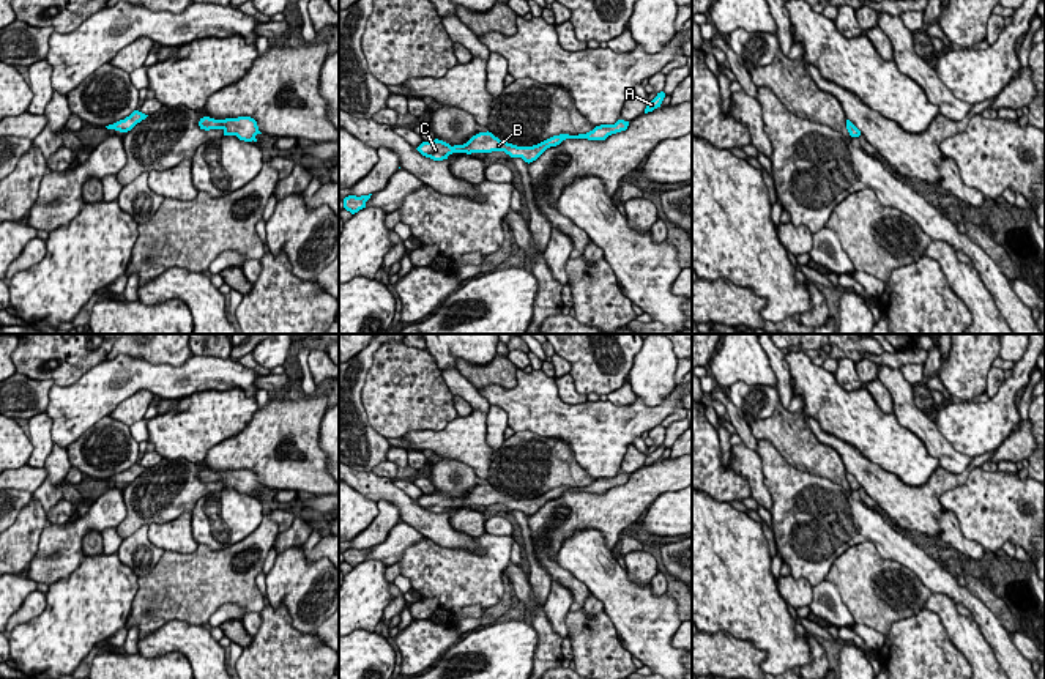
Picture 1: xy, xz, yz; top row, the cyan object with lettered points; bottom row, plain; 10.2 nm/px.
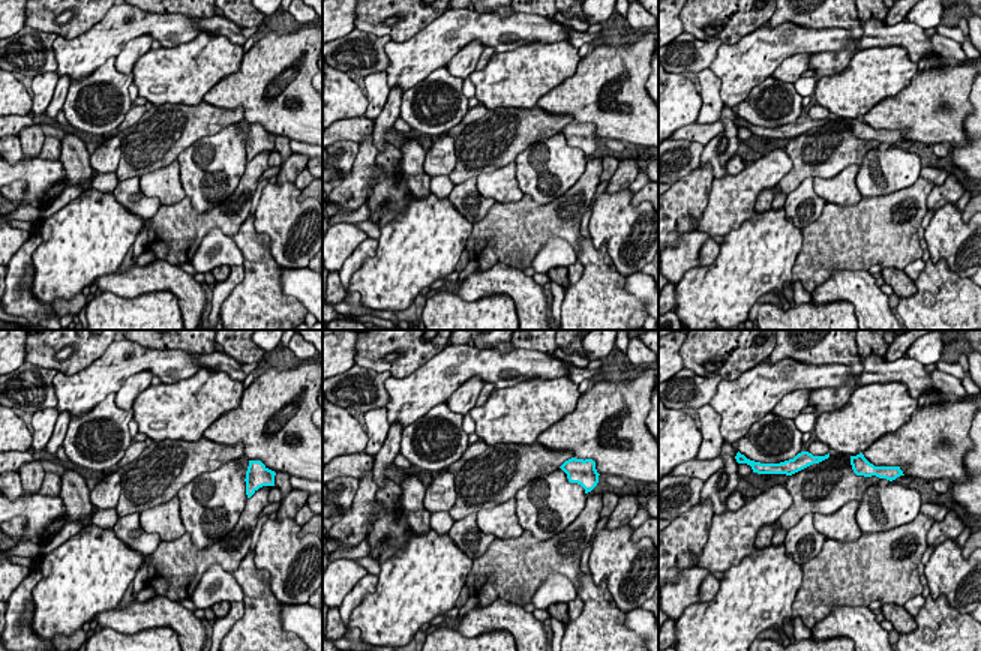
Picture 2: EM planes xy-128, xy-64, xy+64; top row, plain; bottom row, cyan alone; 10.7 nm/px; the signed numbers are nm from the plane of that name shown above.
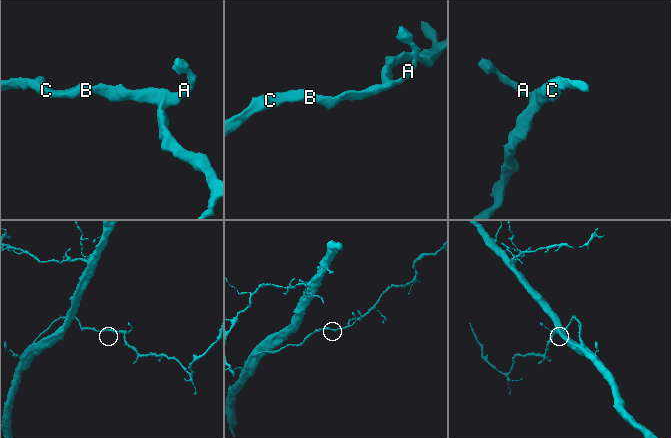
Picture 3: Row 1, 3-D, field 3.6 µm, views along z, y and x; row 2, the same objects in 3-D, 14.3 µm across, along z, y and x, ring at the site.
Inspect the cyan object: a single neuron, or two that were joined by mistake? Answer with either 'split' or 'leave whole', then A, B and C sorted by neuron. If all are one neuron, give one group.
leave whole; A B C

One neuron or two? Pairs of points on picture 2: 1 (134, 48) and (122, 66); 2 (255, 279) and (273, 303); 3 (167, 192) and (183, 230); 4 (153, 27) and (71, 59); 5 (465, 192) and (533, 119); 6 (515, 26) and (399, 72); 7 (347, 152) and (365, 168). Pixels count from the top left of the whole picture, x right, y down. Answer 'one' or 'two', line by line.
1: one
2: one
3: two
4: one
5: two
6: one
7: two

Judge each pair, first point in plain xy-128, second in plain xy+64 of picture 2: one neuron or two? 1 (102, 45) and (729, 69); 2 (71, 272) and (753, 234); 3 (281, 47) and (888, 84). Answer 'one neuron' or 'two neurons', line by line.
1: one neuron
2: one neuron
3: two neurons

